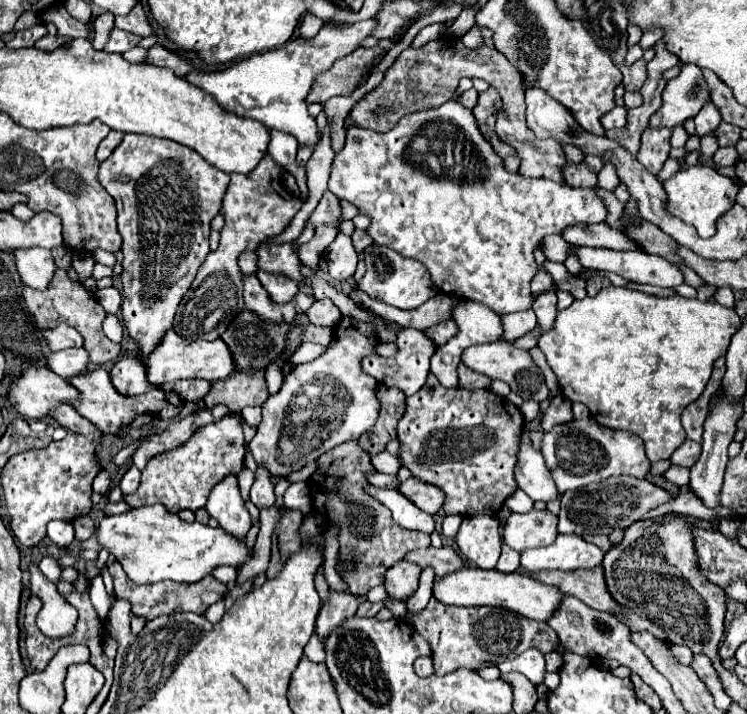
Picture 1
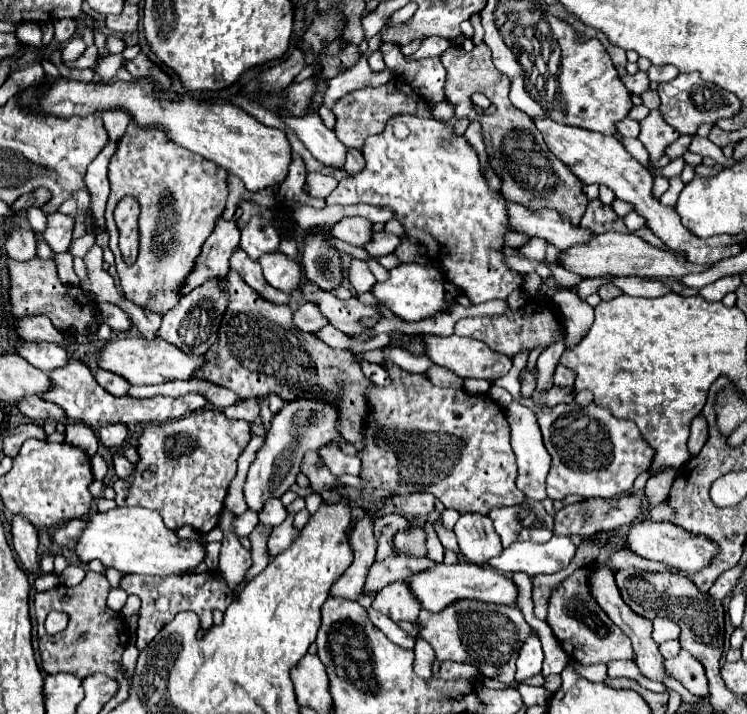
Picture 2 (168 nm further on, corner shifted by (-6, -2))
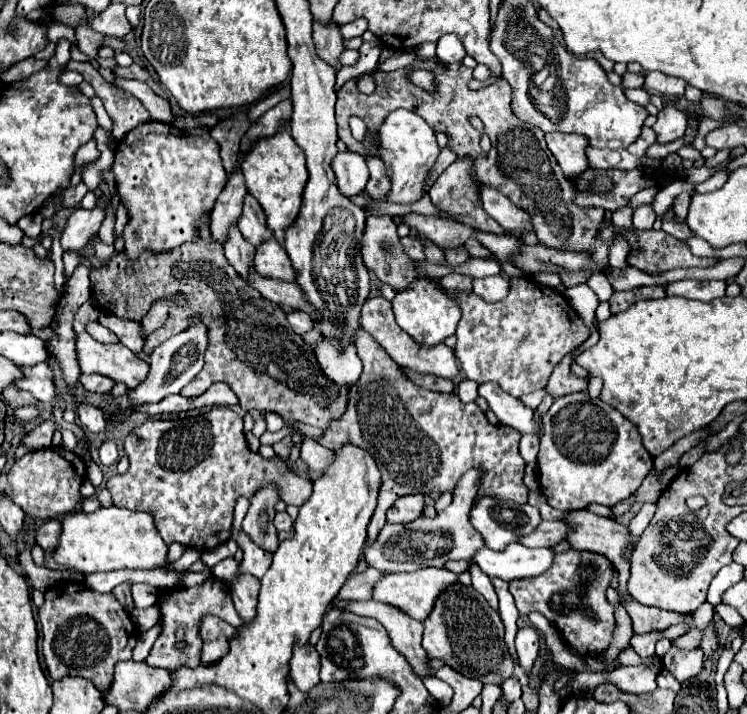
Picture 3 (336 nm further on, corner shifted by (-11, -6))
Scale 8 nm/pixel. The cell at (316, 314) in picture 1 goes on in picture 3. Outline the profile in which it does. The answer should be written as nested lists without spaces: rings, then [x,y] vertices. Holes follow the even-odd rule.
[[[288,310],[288,322],[292,326],[292,330],[296,334],[304,334],[312,328],[312,318],[308,312],[302,312],[302,310]]]

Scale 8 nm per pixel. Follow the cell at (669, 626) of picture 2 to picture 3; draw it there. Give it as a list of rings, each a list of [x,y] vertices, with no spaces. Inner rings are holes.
[[[692,630],[690,634],[672,640],[672,644],[676,644],[678,648],[698,648],[700,640],[702,640],[702,632],[700,630]]]

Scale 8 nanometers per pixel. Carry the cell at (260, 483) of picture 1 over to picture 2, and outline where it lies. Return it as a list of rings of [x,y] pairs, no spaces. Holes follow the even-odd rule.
[[[269,498],[263,504],[263,510],[259,512],[259,522],[265,526],[279,526],[285,518],[287,518],[287,512],[279,498]]]

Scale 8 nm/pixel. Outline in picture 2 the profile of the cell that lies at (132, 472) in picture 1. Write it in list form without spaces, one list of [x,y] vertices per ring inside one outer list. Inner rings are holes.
[[[115,454],[113,456],[113,466],[115,466],[115,474],[119,476],[119,478],[129,478],[131,474],[135,474],[135,464],[133,462],[129,462],[123,454]]]

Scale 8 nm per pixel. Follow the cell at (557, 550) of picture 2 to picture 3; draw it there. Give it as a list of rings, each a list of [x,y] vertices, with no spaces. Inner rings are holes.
[[[512,542],[512,546],[504,550],[488,550],[480,548],[472,562],[490,578],[502,578],[506,582],[514,578],[530,578],[538,576],[552,566],[554,550],[550,548],[526,548],[520,542]]]

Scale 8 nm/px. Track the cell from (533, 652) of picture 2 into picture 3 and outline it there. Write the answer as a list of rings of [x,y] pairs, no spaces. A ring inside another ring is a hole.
[[[524,626],[524,628],[518,628],[518,634],[516,634],[516,650],[518,650],[518,658],[520,658],[520,666],[528,672],[538,656],[538,640],[540,640],[540,634],[534,626]]]

